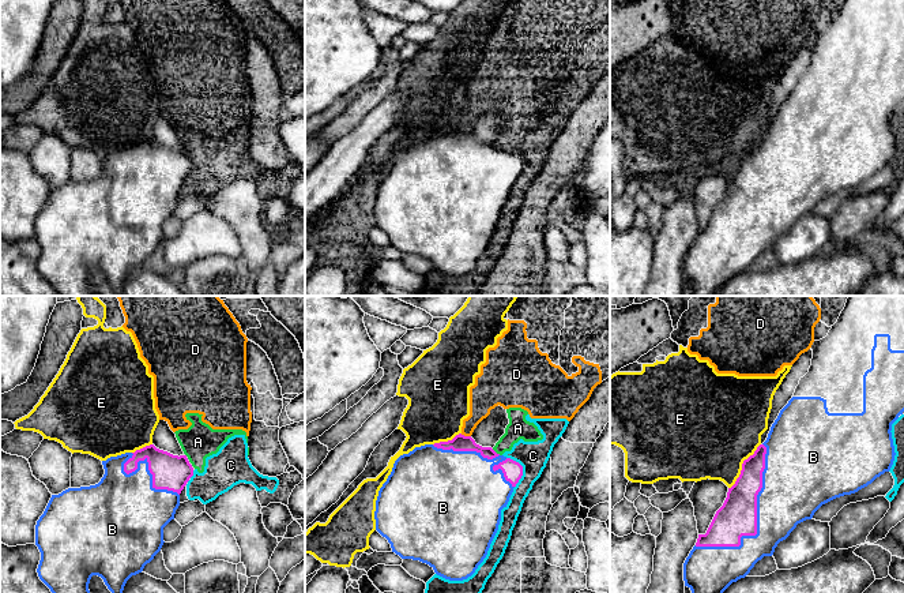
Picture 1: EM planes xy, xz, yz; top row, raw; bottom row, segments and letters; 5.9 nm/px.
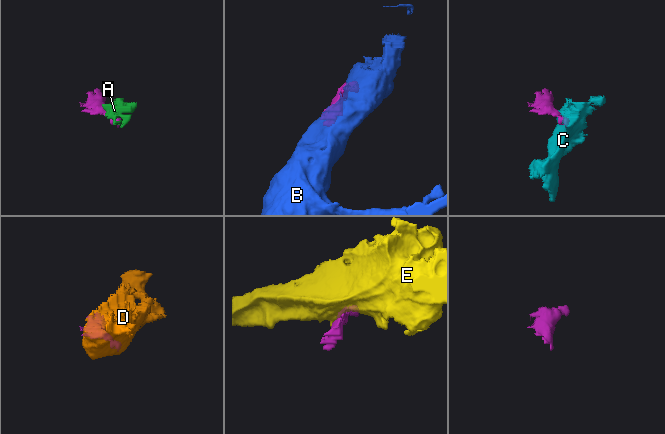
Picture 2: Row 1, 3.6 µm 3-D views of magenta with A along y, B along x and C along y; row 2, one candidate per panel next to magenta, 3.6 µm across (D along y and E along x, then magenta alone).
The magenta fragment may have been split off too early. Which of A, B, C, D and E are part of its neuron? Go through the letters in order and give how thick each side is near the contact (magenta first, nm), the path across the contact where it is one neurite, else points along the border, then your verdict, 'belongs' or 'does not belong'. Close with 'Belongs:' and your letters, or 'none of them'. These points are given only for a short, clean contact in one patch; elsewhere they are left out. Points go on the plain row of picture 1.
A: 100/130 nm | along xz (492, 143), (500, 149) | does not belong
B: 220/340 nm | belongs
C: 120/180 nm | along xz (507, 151), (522, 161), (522, 172), (515, 181) | does not belong
D: 100/160 nm | along xz (460, 128), (470, 131) | does not belong
E: 200/480 nm | along yz (760, 138), (744, 156), (739, 171), (729, 183) | does not belong
Belongs: B

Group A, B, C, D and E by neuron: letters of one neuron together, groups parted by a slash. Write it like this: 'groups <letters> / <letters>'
groups A C D E / B

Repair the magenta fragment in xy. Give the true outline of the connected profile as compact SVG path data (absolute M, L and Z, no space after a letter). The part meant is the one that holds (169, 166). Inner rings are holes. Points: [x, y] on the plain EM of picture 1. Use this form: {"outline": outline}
{"outline": "M154 139L110 151L102 159L105 169L98 179L52 189L35 219L41 247L37 267L57 296L97 296L88 285L93 270L103 274L116 296L124 296L127 275L161 245L163 222L174 214L180 188L193 170L187 150L173 150Z"}

